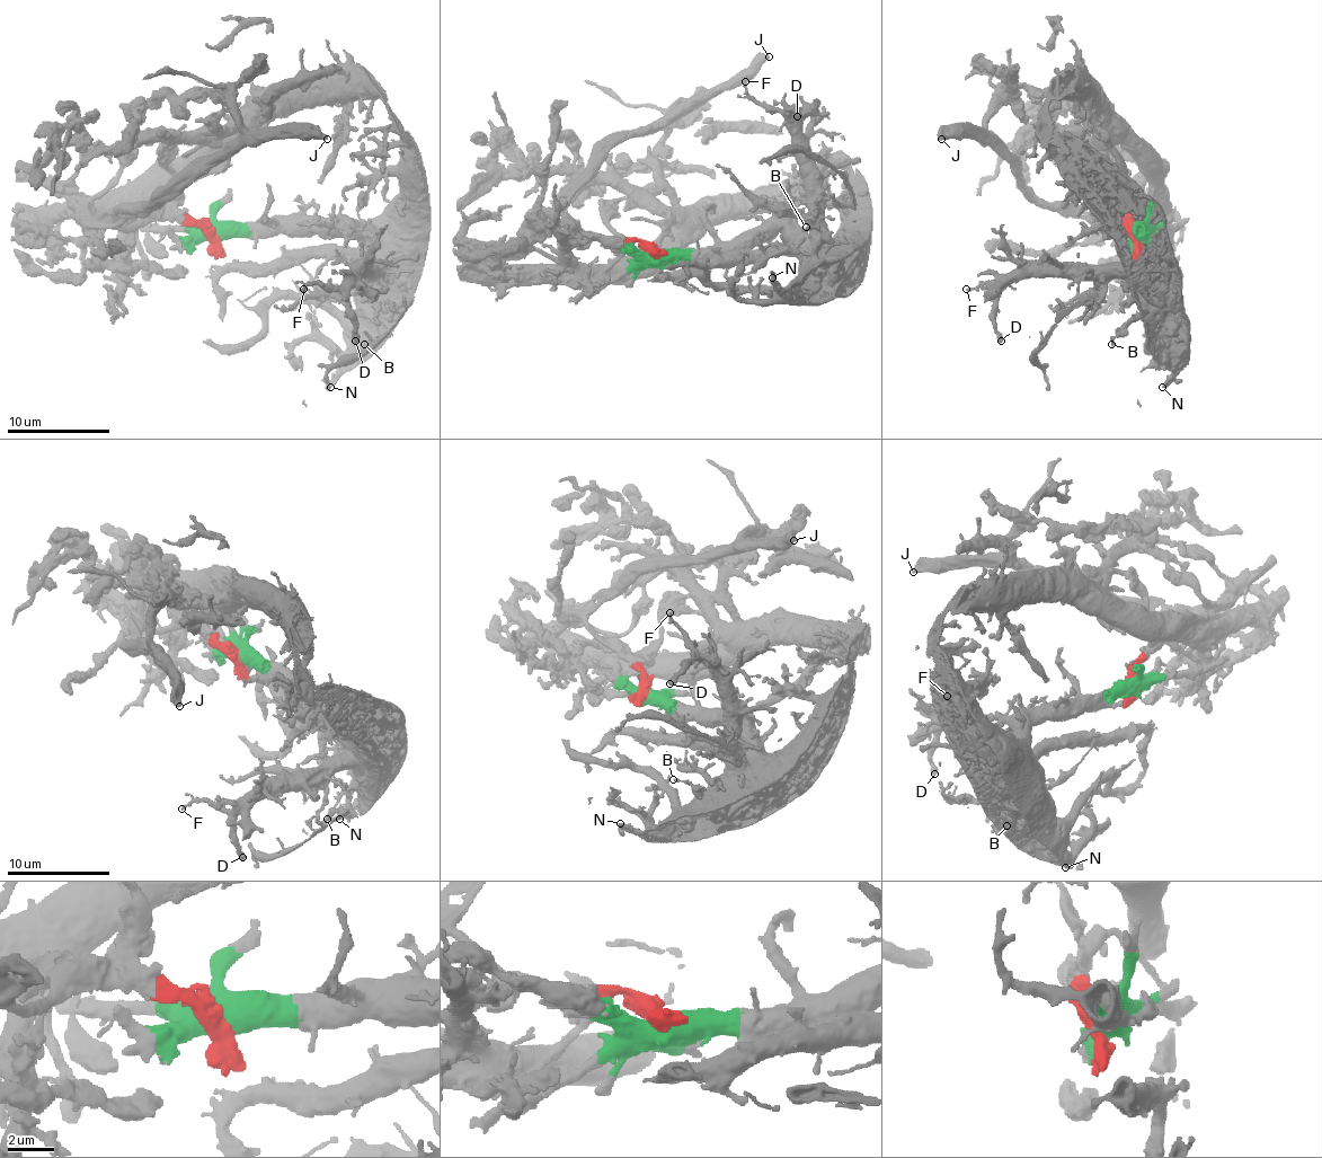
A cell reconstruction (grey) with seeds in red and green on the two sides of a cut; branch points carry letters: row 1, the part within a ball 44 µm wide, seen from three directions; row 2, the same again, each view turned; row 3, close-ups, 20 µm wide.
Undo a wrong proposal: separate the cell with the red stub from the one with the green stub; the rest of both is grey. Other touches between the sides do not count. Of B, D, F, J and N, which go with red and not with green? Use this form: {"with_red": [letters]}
{"with_red": ["J"]}

